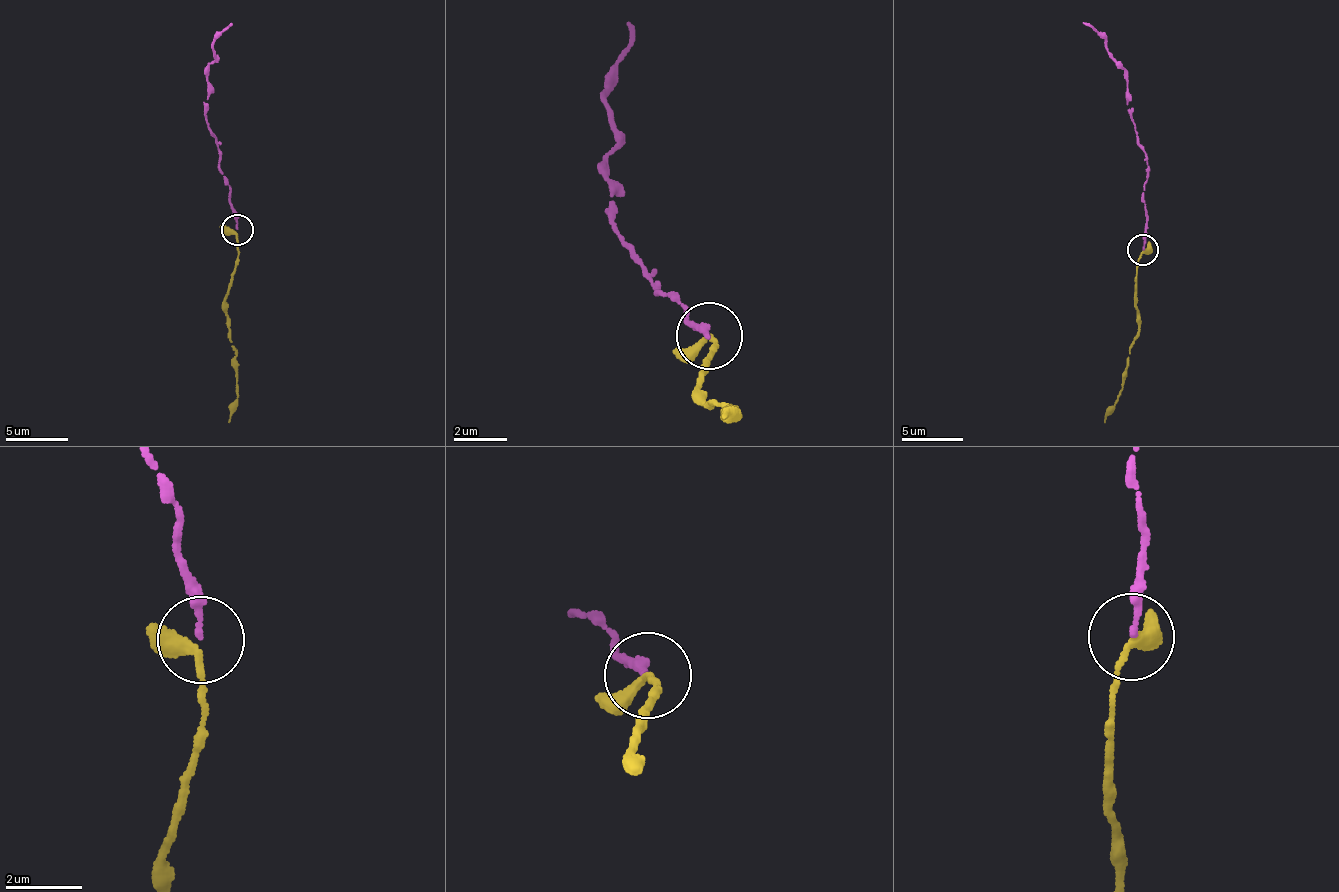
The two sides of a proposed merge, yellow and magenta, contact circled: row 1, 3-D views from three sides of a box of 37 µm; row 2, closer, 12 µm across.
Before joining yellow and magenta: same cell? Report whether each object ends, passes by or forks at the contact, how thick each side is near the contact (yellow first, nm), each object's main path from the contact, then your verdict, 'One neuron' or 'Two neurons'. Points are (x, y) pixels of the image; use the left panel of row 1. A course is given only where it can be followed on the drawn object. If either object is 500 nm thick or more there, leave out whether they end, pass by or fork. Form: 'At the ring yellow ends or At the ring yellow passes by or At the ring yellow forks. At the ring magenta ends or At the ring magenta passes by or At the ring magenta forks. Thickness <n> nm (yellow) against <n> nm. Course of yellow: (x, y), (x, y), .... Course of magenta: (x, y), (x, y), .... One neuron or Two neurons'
At the ring yellow passes by. At the ring magenta ends. Thickness 260 nm (yellow) against 130 nm. Course of yellow: (238, 232), (239, 263), (226, 297), (226, 323), (233, 348), (237, 378), (229, 423). Course of magenta: (238, 229), (228, 179), (219, 167), (219, 140), (204, 114), (208, 64), (216, 52), (214, 36), (228, 26). One neuron

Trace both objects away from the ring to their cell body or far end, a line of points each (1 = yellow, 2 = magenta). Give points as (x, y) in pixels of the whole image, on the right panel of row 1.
1: (1142, 252), (1136, 281), (1137, 336), (1126, 359), (1123, 389), (1104, 424)
2: (1142, 250), (1147, 224), (1144, 197), (1146, 157), (1126, 110), (1126, 70), (1112, 55), (1102, 35), (1082, 23)

